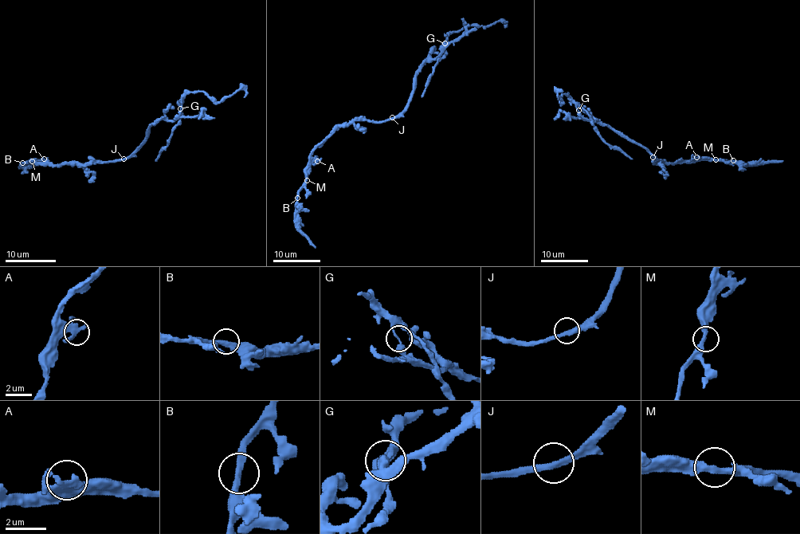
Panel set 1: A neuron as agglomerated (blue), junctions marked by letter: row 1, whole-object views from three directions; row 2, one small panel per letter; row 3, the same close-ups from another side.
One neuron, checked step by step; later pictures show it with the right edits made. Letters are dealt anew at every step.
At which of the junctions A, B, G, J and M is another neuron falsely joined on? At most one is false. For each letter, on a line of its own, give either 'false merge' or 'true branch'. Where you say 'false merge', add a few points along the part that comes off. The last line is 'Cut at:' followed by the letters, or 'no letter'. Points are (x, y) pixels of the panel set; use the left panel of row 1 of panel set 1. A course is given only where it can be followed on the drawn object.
A: true branch
B: true branch
G: false merge; foreign part runs (180, 109), (180, 123), (155, 161)
J: true branch
M: true branch
Cut at: G

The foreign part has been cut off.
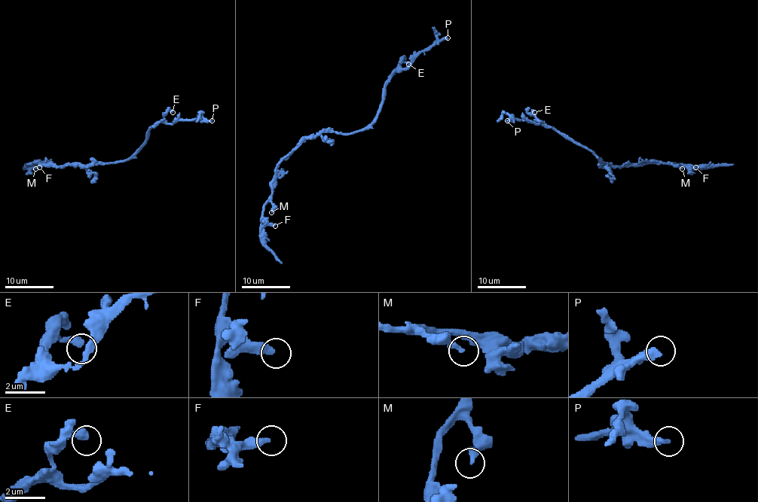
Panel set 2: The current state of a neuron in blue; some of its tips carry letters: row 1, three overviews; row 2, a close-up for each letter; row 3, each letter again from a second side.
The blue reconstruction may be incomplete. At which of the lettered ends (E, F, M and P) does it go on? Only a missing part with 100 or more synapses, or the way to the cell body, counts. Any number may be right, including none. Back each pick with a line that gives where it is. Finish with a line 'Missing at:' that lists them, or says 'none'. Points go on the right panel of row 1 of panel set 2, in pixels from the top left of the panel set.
P: Place: (507, 120)
Missing at: P

